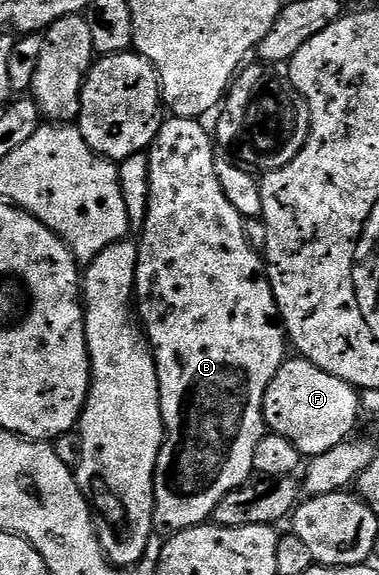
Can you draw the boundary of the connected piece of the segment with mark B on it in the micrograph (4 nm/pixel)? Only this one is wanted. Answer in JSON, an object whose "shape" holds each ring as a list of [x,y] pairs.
{"shape":[[[166,117],[158,125],[157,135],[153,141],[153,145],[147,151],[149,157],[149,211],[145,214],[145,231],[139,237],[139,245],[137,247],[137,271],[135,272],[135,310],[139,315],[140,321],[143,323],[146,338],[149,339],[149,347],[153,349],[153,359],[157,365],[157,375],[159,376],[159,396],[161,397],[161,415],[163,416],[163,424],[165,425],[165,442],[161,445],[161,451],[157,457],[157,467],[153,473],[153,528],[158,535],[172,536],[179,533],[180,530],[189,530],[193,526],[200,526],[208,523],[215,512],[215,504],[219,504],[219,500],[223,500],[223,496],[227,496],[227,492],[231,492],[235,488],[239,488],[243,483],[250,481],[254,477],[253,461],[255,460],[255,448],[259,444],[259,440],[267,432],[265,425],[265,417],[263,416],[263,396],[267,392],[267,384],[271,384],[271,380],[275,376],[275,372],[279,372],[281,363],[286,361],[287,353],[285,354],[285,346],[287,350],[287,335],[279,321],[277,305],[273,299],[273,293],[269,287],[269,280],[265,276],[263,269],[263,258],[260,253],[247,240],[245,235],[246,219],[239,216],[239,212],[235,212],[235,207],[231,204],[231,200],[227,200],[227,196],[223,196],[223,188],[219,188],[219,176],[215,176],[215,142],[207,131],[201,127],[202,123],[196,118],[174,118]]]}

